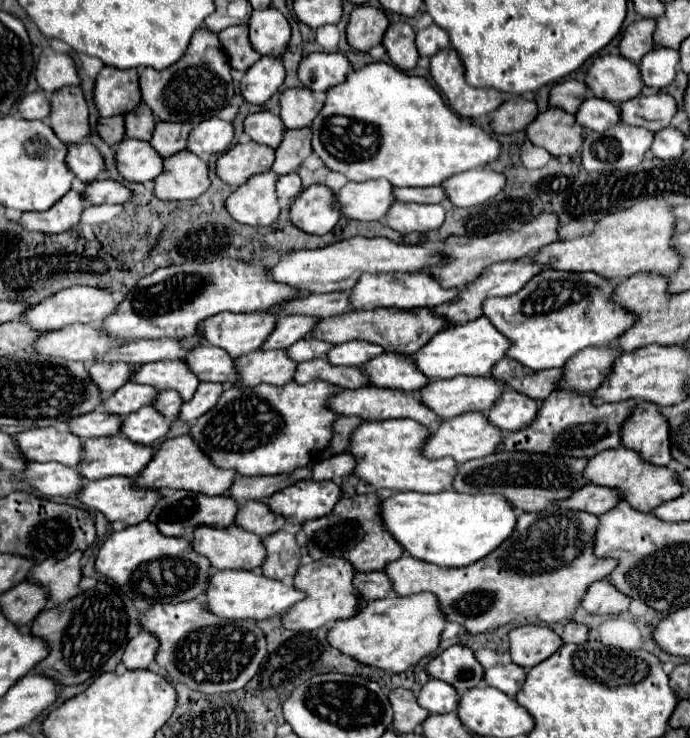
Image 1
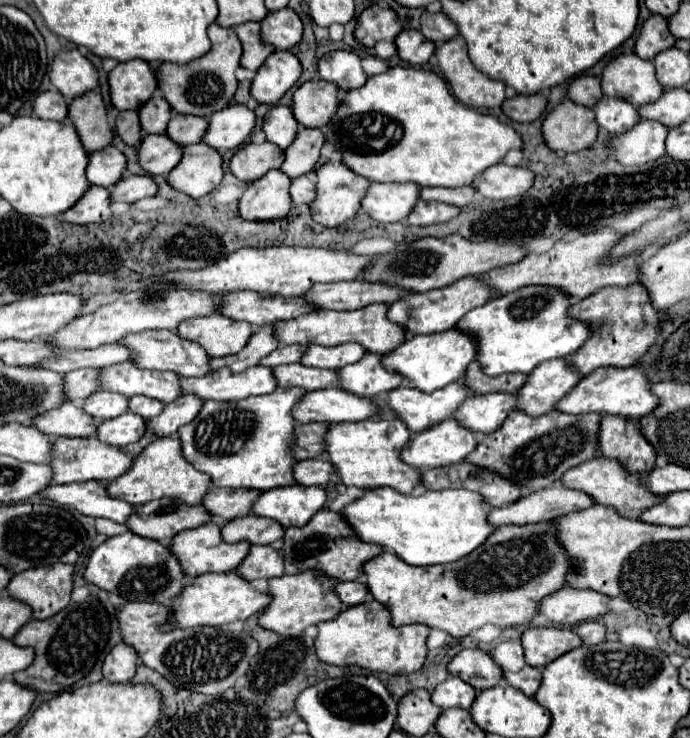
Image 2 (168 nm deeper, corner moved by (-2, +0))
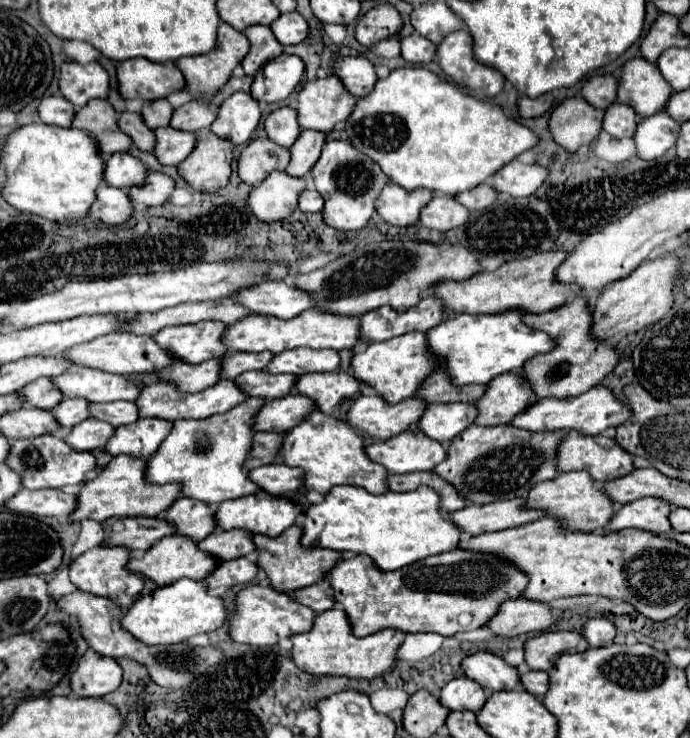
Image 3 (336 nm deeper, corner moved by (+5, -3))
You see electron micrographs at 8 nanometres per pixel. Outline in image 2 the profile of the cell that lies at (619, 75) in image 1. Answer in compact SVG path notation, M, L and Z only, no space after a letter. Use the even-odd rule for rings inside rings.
M619 54L619 56L615 56L605 66L603 76L601 76L601 90L603 90L605 96L623 98L623 100L627 100L633 106L643 106L643 104L655 102L663 94L663 88L661 88L661 84L655 78L655 66L653 66L653 62L641 60L635 54Z

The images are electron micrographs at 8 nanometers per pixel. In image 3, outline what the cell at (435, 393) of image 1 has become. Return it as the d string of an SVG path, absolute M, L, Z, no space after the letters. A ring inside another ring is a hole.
M358 395L350 405L346 423L354 427L366 441L390 439L418 423L424 409L426 403L420 403L416 397L408 397L396 405L390 405L384 403L384 399L378 399L378 395Z

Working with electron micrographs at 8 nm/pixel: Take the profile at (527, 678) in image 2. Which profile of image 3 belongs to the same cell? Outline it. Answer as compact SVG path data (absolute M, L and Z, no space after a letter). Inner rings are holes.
M530 671L522 675L522 687L536 697L544 697L548 691L548 673L546 671Z

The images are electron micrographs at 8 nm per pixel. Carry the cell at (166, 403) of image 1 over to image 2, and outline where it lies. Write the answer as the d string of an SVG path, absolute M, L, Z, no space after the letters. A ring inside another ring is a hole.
M133 396L129 400L129 410L143 416L145 420L151 420L155 416L159 416L163 412L163 402L155 400L155 398L149 398L149 396Z

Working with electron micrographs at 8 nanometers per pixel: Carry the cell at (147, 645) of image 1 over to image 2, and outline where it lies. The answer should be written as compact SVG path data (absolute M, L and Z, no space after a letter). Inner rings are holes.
M117 644L103 662L103 678L109 682L129 682L135 676L139 654L133 646Z

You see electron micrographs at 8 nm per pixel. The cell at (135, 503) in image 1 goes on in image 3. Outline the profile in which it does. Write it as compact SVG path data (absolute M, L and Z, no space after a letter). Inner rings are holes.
M20 489L14 497L10 497L4 507L12 513L32 515L32 517L56 517L58 521L66 521L66 517L76 507L76 495L62 493L60 489Z

